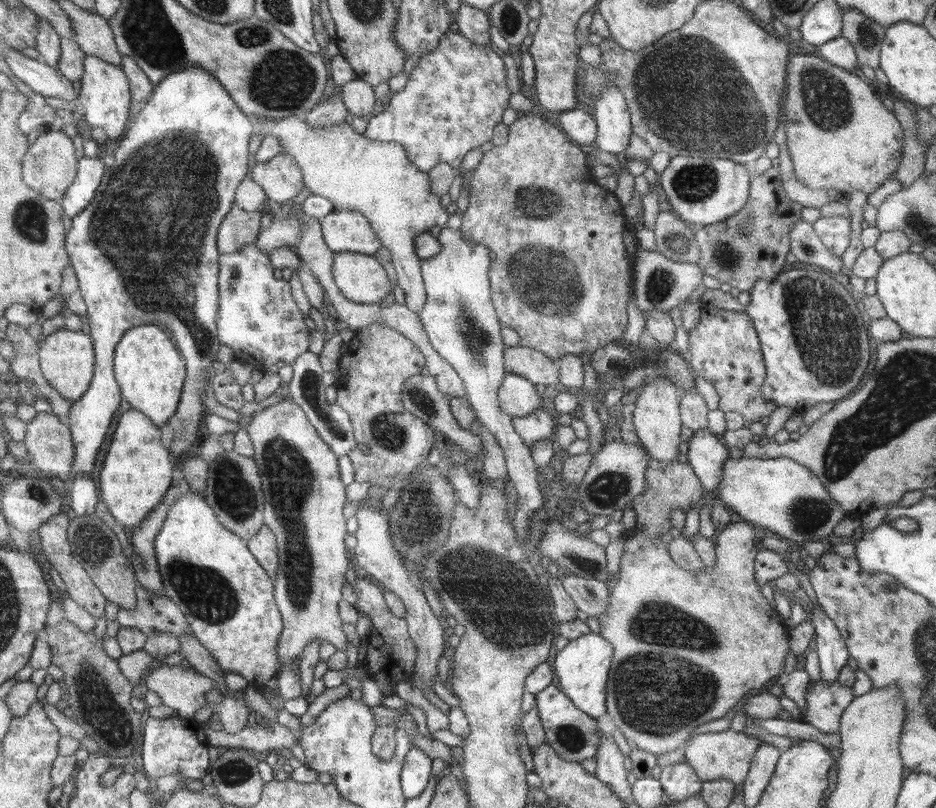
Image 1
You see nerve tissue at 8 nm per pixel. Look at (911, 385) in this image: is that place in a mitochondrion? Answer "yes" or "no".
yes

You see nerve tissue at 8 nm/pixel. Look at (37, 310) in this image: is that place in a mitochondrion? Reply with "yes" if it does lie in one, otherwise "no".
no

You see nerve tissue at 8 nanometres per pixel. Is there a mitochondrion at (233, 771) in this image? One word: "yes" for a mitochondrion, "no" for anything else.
yes

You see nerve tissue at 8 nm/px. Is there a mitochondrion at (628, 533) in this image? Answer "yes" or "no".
no

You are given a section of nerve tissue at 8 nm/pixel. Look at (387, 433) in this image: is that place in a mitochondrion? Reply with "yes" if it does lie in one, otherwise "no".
yes

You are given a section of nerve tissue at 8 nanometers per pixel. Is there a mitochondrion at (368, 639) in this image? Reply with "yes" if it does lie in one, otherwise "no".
no

